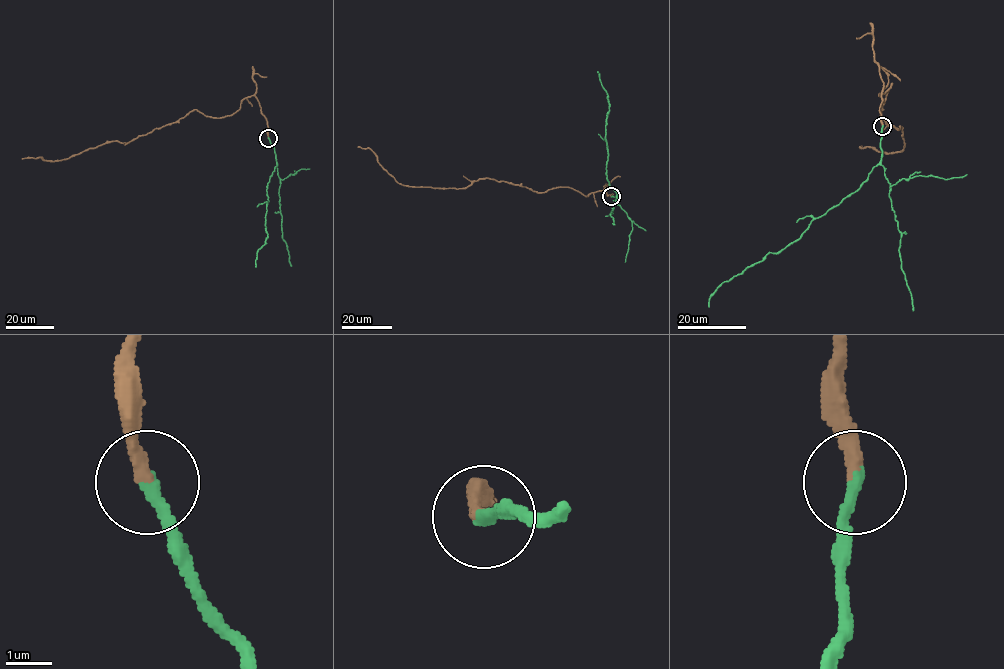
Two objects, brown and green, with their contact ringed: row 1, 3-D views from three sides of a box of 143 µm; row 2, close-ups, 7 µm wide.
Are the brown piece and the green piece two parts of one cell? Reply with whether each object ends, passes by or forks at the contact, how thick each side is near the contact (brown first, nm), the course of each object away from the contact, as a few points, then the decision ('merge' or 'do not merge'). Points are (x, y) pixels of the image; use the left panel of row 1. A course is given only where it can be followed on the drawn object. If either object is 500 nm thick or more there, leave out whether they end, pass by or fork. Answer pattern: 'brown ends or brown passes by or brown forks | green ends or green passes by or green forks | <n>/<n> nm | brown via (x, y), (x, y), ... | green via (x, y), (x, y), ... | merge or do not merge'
brown ends | green ends | 280/280 nm | brown via (268, 138), (266, 118), (251, 95), (230, 115), (193, 110), (127, 143), (107, 141), (65, 159), (21, 159) | green via (268, 138), (277, 164), (267, 188), (267, 237), (258, 250), (255, 267) | merge

